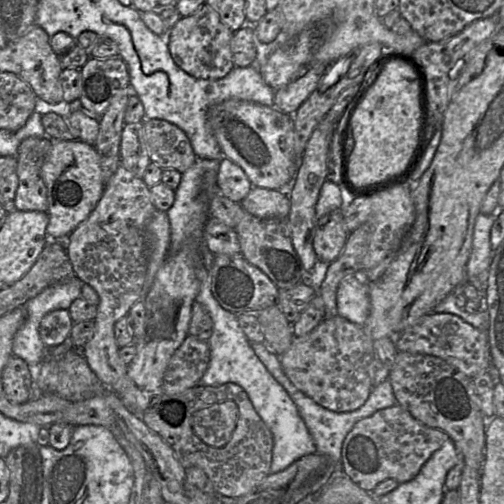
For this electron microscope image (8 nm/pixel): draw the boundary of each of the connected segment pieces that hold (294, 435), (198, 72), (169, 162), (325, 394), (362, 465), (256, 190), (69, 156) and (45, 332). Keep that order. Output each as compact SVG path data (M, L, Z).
M201 260L196 268L196 276L200 282L200 289L195 302L205 307L213 321L212 335L207 340L210 361L197 386L220 386L235 383L244 389L255 411L273 436L271 473L281 472L302 457L317 453L314 439L299 414L296 404L254 352L250 341L239 326L237 315L223 309L214 298L210 272L201 263Z
M205 3L195 13L181 17L168 32L166 40L174 62L183 71L194 78L217 80L235 67L230 46L233 34L219 15Z
M145 118L144 128L150 160L163 169L173 168L181 174L197 157L186 133L173 123Z
M336 315L322 320L309 334L294 337L291 346L281 356L280 364L290 381L317 404L334 412L351 412L360 408L373 388L374 341L362 326Z
M396 404L354 425L342 446L343 471L360 488L370 493L387 479L402 484L415 478L432 454L449 438L446 432L424 425Z
M252 187L240 204L245 211L262 219L287 219L291 208L285 190L262 187Z
M52 139L53 144L42 166L47 187L50 240L69 236L93 211L105 191L100 158L94 145L82 140Z
M67 309L53 310L40 322L40 338L47 348L61 345L69 339L73 324Z

